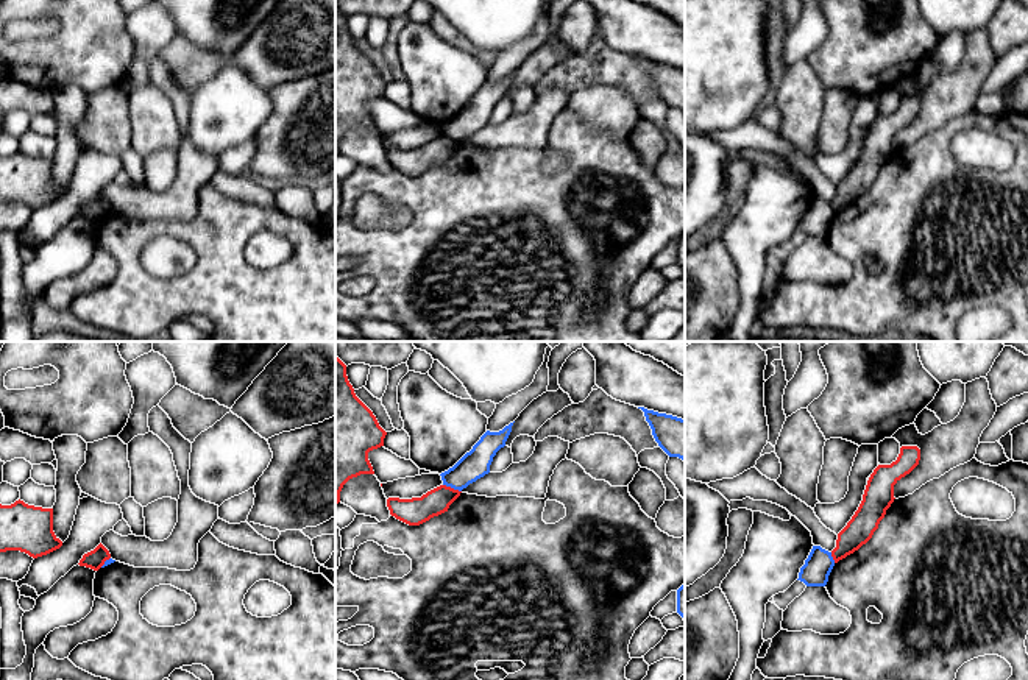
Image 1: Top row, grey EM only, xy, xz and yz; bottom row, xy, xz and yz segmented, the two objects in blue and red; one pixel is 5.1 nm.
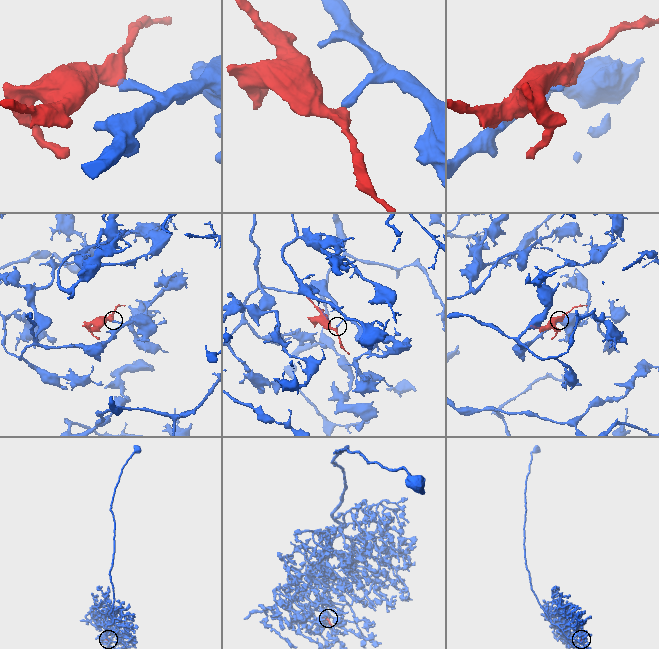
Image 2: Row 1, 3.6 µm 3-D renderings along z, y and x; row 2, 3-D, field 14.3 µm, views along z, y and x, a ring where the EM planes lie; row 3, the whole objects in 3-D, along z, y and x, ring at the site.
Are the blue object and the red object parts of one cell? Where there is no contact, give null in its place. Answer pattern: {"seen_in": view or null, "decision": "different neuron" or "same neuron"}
{"seen_in": "xz", "decision": "different neuron"}

